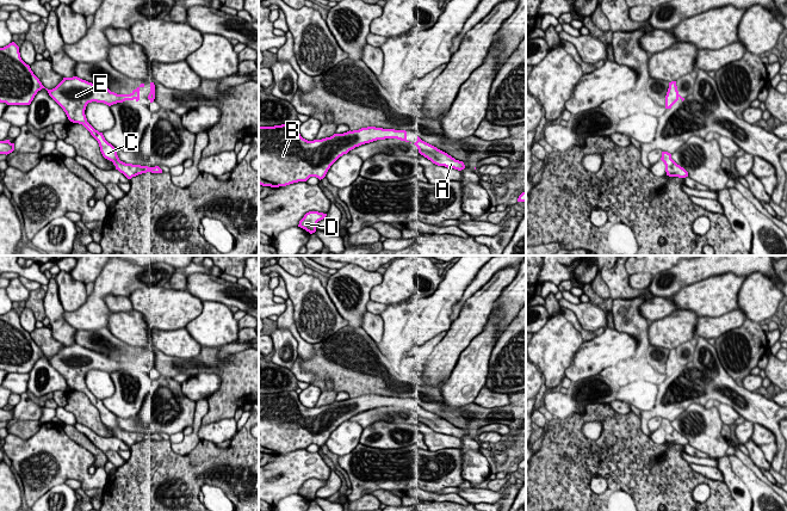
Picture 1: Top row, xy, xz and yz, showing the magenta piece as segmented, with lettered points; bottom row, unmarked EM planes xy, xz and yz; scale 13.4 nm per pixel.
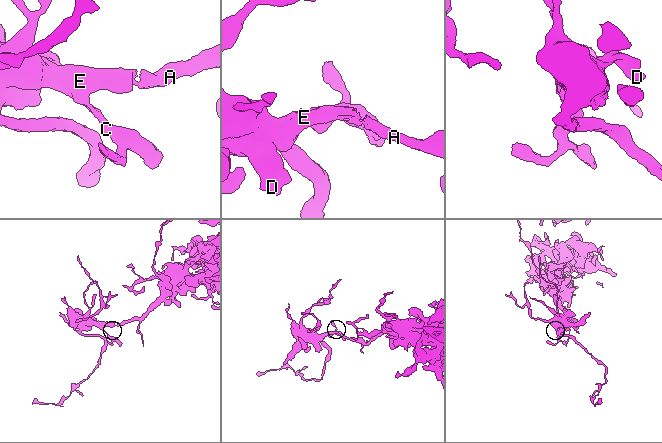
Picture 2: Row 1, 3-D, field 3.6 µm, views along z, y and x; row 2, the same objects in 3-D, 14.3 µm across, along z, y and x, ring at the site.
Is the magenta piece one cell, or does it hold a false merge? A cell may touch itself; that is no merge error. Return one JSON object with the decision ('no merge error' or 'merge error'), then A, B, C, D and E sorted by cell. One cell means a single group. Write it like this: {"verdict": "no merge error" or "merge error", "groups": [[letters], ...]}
{"verdict": "no merge error", "groups": [["A", "B", "C", "D", "E"]]}

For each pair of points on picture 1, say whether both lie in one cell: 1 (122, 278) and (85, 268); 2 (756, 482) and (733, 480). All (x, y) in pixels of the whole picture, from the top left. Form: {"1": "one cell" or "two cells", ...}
{"1": "two cells", "2": "two cells"}

